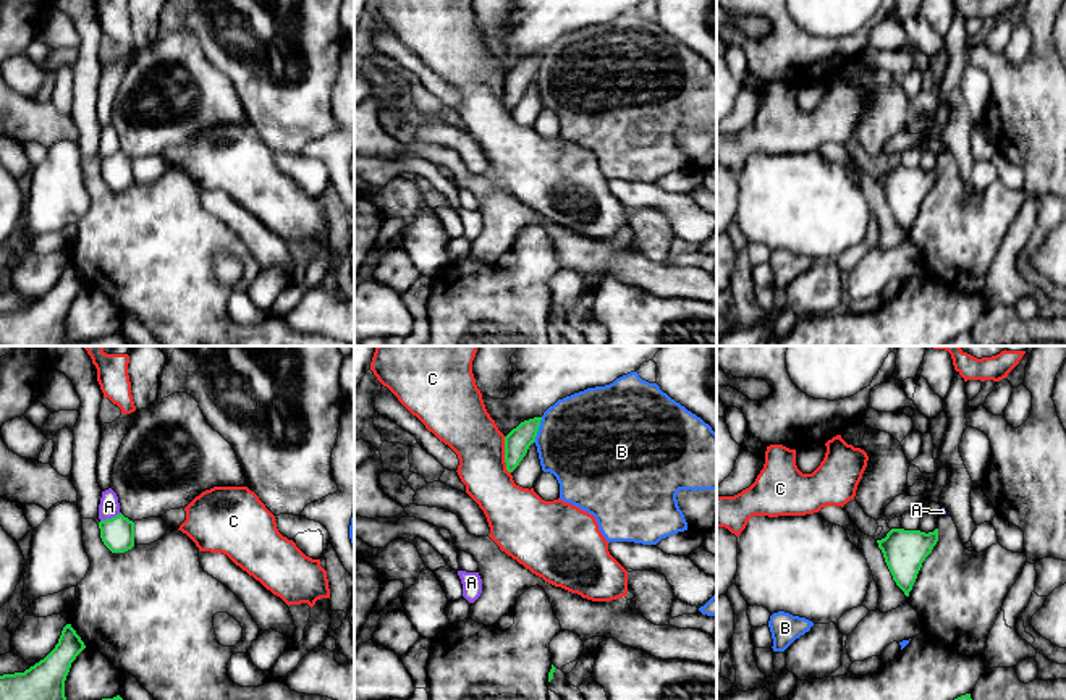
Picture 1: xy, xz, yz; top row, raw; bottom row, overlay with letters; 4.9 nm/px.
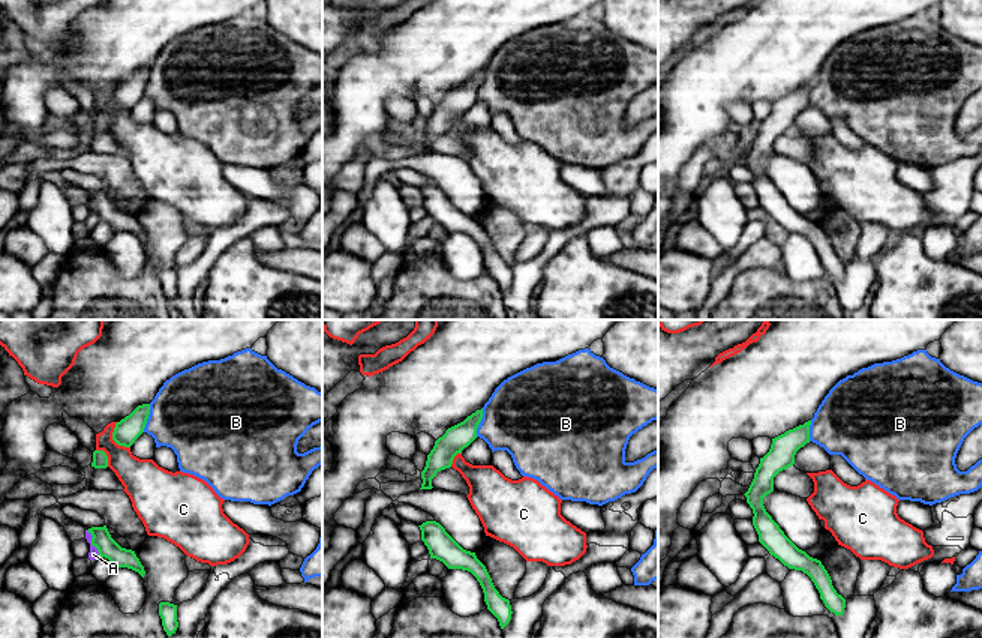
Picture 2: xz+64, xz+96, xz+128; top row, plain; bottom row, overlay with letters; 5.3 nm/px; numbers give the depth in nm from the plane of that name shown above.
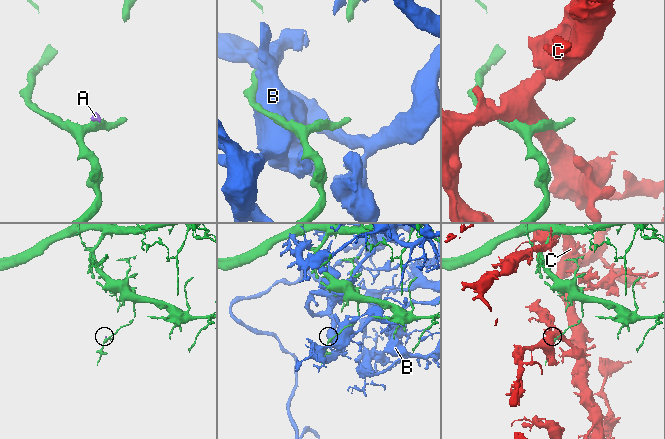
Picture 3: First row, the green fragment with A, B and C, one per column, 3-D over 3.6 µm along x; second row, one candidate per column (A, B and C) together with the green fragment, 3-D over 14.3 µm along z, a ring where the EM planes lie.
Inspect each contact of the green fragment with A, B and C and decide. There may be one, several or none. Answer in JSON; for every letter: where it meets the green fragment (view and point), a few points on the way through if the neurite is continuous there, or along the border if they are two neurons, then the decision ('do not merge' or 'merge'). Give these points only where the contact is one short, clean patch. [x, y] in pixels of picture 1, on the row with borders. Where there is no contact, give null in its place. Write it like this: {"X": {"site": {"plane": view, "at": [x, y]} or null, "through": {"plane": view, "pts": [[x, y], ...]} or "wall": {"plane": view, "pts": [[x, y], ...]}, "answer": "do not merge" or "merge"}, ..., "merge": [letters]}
{"A": {"site": {"plane": "xy", "at": [112, 518]}, "wall": {"plane": "xy", "pts": [[120, 513], [101, 521]]}, "answer": "do not merge"}, "B": {"site": {"plane": "xz", "at": [537, 430]}, "answer": "do not merge"}, "C": {"site": {"plane": "xz", "at": [505, 455]}, "wall": {"plane": "xz", "pts": [[503, 437], [503, 461], [510, 472]]}, "answer": "do not merge"}, "merge": []}

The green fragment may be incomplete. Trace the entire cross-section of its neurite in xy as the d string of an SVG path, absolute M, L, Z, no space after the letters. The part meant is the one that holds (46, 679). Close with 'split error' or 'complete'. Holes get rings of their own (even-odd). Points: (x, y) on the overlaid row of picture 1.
M66 624L55 648L24 673L0 676L0 700L66 700L65 681L71 663L86 648Z; complete

